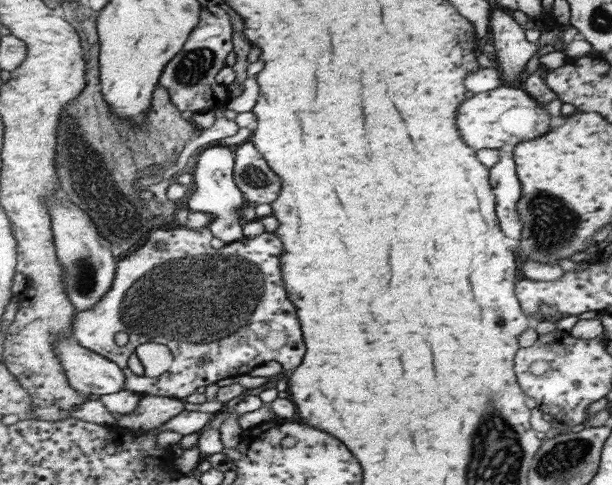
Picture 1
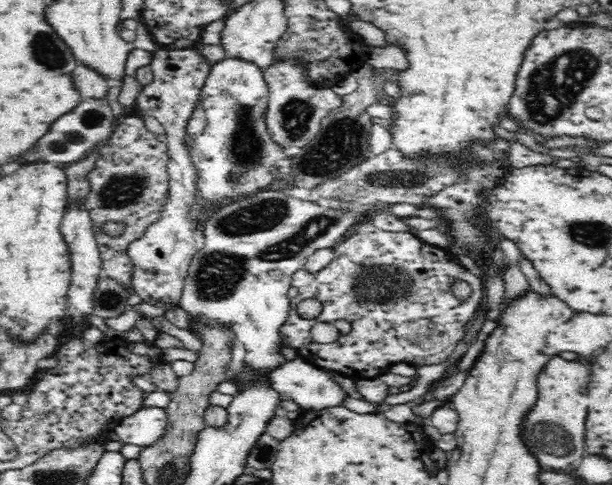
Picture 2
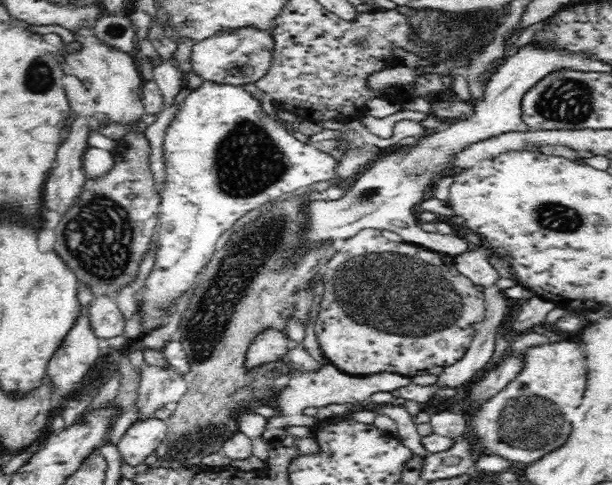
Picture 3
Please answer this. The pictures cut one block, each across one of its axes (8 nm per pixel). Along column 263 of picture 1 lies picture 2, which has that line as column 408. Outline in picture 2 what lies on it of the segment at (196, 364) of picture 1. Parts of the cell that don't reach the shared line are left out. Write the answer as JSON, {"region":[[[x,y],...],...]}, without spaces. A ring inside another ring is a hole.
{"region":[[[372,222],[358,223],[354,226],[353,232],[350,232],[341,242],[338,242],[333,246],[333,251],[335,254],[334,260],[323,268],[320,273],[310,273],[306,269],[299,270],[297,273],[294,273],[291,280],[292,285],[296,286],[298,294],[295,297],[290,298],[289,305],[289,317],[285,322],[284,328],[282,331],[285,333],[286,343],[289,344],[290,349],[294,349],[298,354],[299,358],[302,358],[308,364],[312,364],[321,369],[334,370],[338,373],[344,374],[348,377],[351,377],[356,380],[361,379],[371,379],[372,377],[378,377],[383,372],[388,371],[392,364],[396,362],[408,362],[412,363],[416,367],[423,367],[426,365],[439,365],[441,362],[444,362],[456,346],[463,340],[464,334],[466,334],[466,327],[469,323],[474,322],[475,316],[478,314],[479,308],[483,304],[485,297],[485,285],[482,278],[478,278],[477,275],[470,272],[465,266],[462,266],[458,260],[458,257],[452,252],[449,252],[448,247],[438,247],[430,245],[421,241],[417,236],[414,236],[410,233],[404,233],[400,231],[386,231],[376,228],[376,225]],[[455,279],[461,279],[469,284],[471,287],[471,295],[465,300],[458,300],[451,290],[451,283]],[[306,299],[316,299],[320,304],[322,304],[322,312],[318,314],[316,318],[306,318],[300,317],[297,313],[297,306]],[[334,321],[345,321],[348,324],[348,330],[340,334],[339,340],[332,342],[331,344],[319,344],[314,342],[310,336],[310,328],[318,322],[334,322]]]}

